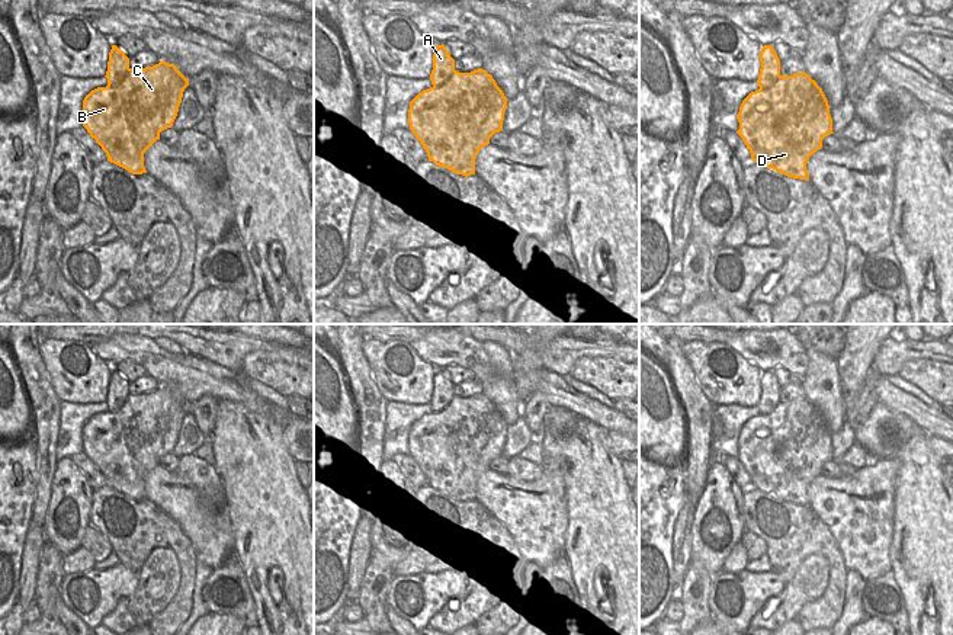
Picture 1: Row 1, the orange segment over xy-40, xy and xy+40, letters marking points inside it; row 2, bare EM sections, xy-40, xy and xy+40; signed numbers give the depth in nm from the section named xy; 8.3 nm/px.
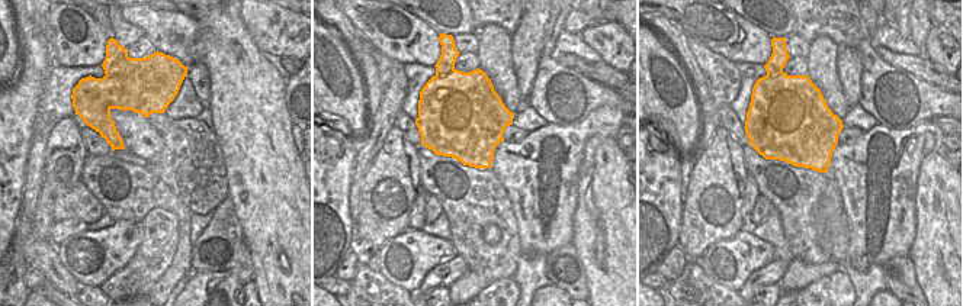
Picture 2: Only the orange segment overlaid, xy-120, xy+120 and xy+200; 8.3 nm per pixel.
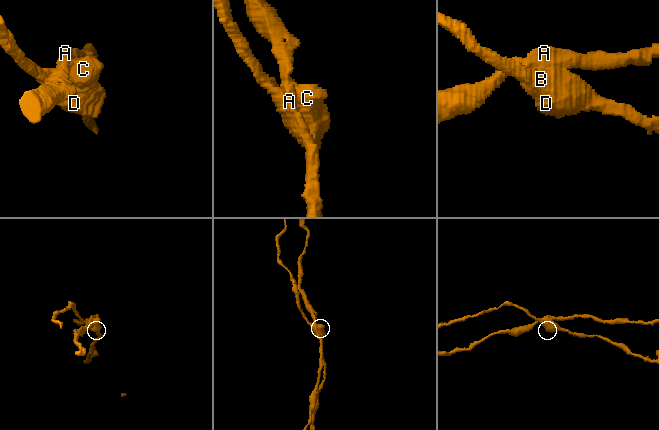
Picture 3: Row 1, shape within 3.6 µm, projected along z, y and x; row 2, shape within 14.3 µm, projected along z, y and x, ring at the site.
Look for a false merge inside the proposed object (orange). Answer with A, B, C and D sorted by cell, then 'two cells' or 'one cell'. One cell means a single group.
A / B C D; two cells

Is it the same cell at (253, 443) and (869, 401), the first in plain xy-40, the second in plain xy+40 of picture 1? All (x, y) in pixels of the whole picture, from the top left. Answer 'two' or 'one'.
two

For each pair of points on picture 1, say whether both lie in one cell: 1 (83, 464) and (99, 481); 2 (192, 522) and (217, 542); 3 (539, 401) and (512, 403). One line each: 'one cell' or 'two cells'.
1: one cell
2: one cell
3: two cells

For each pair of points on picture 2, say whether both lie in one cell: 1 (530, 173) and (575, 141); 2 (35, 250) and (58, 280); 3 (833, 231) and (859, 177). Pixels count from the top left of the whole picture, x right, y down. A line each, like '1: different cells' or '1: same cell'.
1: same cell
2: same cell
3: different cells

